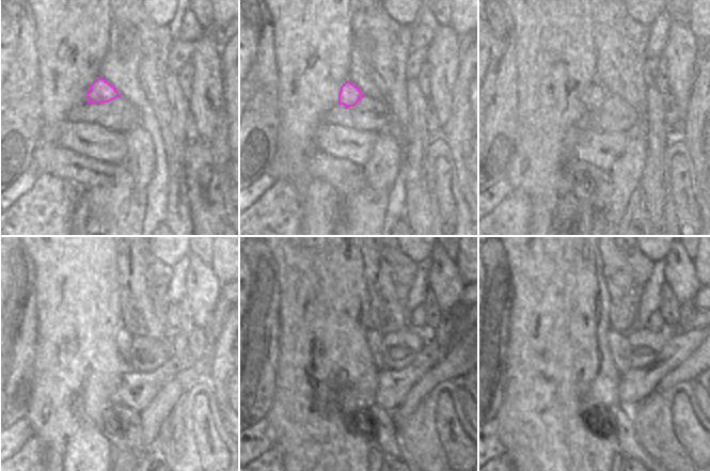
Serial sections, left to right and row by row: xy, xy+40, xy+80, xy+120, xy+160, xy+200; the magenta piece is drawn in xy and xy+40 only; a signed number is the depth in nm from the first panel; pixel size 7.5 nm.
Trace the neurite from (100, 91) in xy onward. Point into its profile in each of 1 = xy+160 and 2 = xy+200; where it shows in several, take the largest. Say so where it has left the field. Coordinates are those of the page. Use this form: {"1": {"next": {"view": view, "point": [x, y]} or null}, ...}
{"1": {"next": {"view": "xy+160", "point": [375, 340]}}, "2": {"next": {"view": "xy+200", "point": [617, 342]}}}

